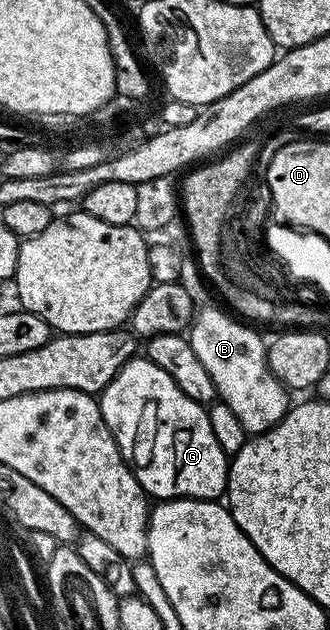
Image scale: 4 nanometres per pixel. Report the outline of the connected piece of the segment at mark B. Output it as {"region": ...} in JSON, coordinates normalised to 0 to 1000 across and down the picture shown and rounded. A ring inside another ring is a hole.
{"region":[[[621,486],[612,492],[606,487],[588,497],[585,510],[573,513],[567,535],[591,565],[603,565],[615,584],[627,584],[639,610],[652,610],[658,632],[682,638],[700,654],[712,654],[745,690],[776,692],[833,679],[833,673],[858,667],[882,643],[882,625],[815,587],[806,538],[791,538],[755,519],[764,516],[697,502],[661,486]]]}

